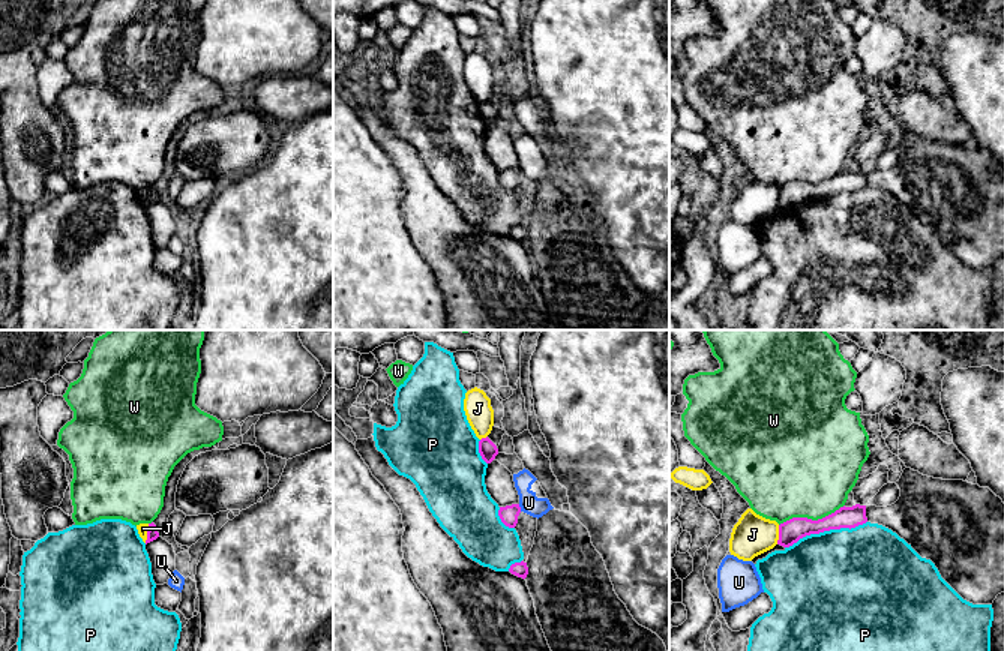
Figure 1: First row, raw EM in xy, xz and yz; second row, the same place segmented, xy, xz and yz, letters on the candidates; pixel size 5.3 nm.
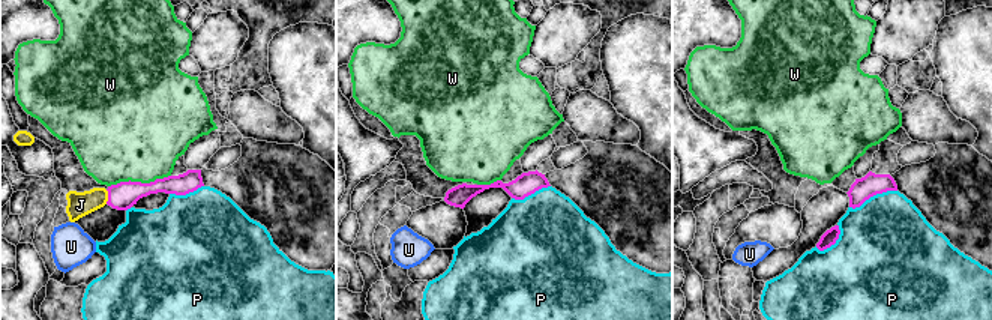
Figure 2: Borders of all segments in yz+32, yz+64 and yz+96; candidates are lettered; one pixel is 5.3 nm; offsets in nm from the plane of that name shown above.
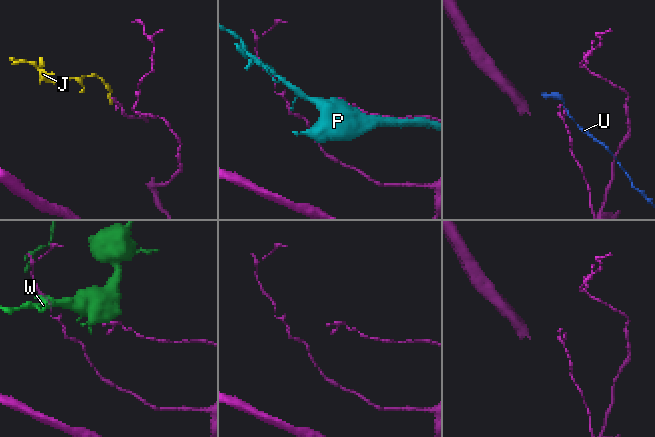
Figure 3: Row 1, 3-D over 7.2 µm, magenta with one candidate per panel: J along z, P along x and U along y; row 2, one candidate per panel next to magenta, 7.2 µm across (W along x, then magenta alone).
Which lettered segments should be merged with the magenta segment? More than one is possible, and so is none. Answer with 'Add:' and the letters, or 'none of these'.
Add: none of these

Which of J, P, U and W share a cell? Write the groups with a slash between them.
J / P / U / W

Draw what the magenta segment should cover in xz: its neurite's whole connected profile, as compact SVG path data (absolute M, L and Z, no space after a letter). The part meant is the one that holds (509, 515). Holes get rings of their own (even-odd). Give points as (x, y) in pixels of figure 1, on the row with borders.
M519 504L500 507L500 510L498 510L498 516L500 516L501 522L509 528L516 526L519 513L521 513Z

